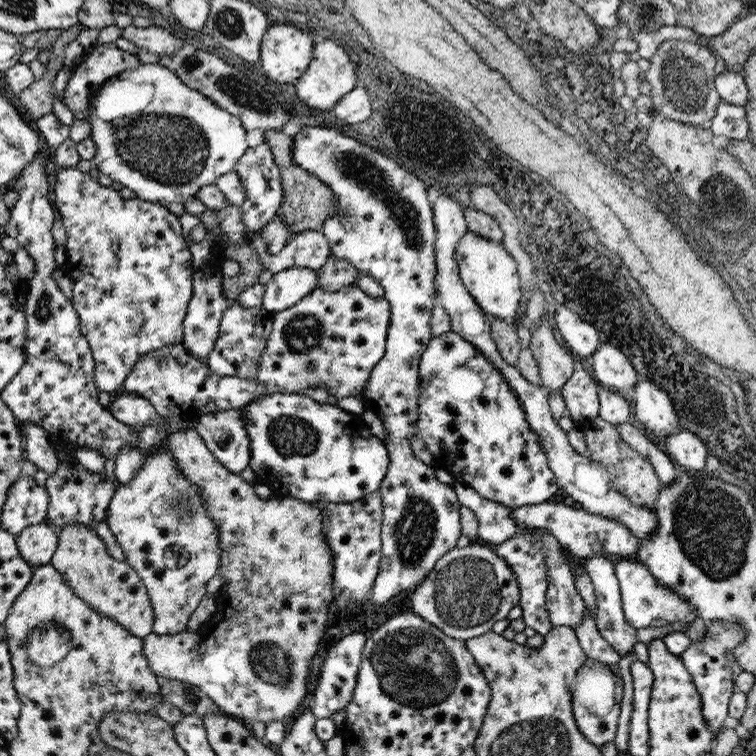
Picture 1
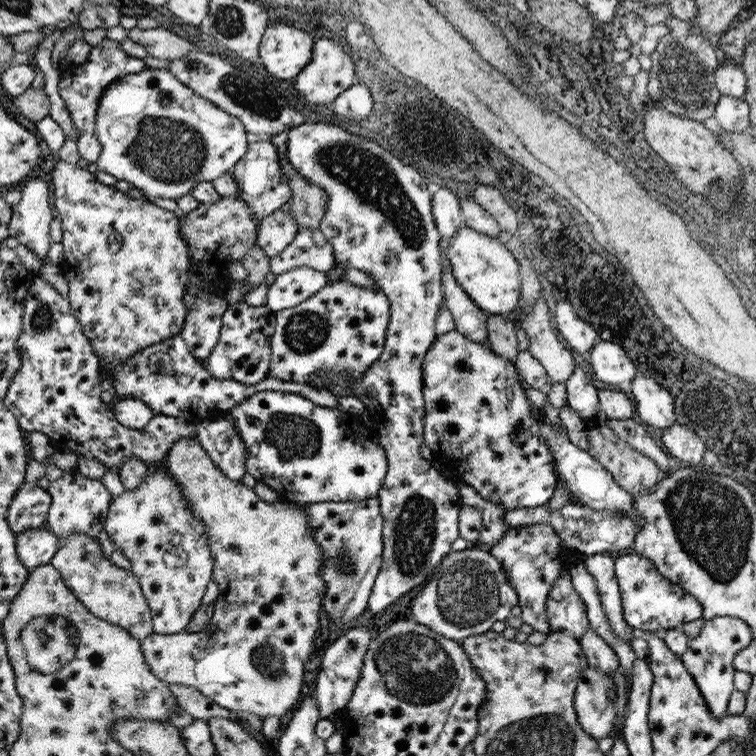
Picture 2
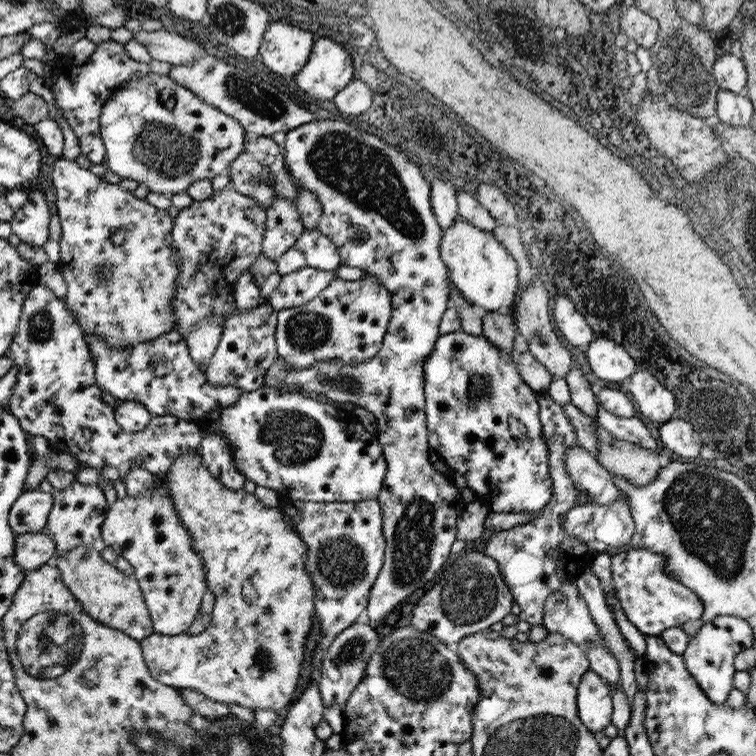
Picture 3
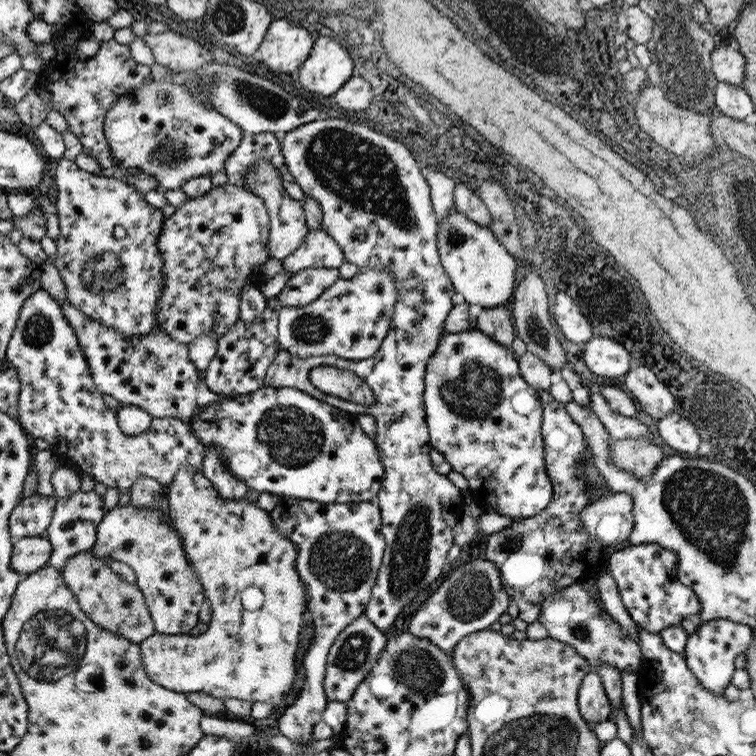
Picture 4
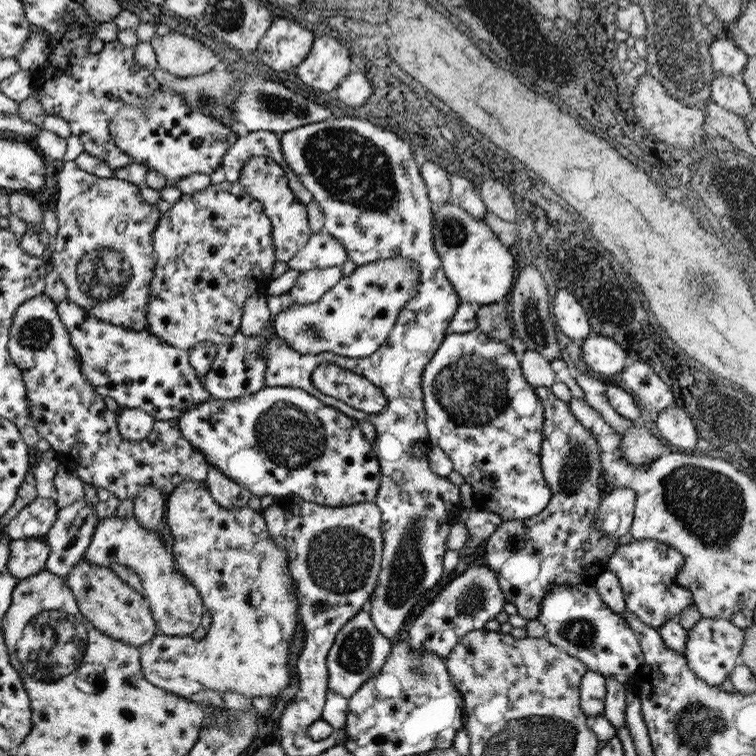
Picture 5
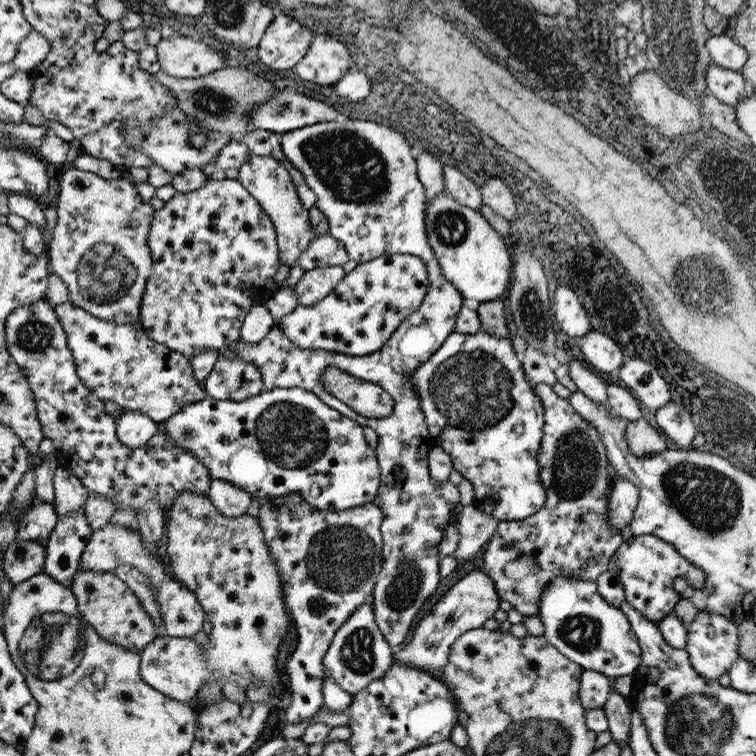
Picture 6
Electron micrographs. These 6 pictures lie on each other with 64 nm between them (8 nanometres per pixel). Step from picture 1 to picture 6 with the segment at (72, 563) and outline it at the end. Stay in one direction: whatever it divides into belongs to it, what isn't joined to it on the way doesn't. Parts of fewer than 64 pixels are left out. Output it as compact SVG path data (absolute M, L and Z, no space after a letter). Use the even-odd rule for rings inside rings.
M79 568L79 572L73 576L71 590L77 598L81 620L87 622L91 630L103 638L103 642L113 642L121 648L141 652L157 638L155 622L151 622L147 610L143 610L143 602L139 602L139 598L135 598L135 592L113 572L93 572Z

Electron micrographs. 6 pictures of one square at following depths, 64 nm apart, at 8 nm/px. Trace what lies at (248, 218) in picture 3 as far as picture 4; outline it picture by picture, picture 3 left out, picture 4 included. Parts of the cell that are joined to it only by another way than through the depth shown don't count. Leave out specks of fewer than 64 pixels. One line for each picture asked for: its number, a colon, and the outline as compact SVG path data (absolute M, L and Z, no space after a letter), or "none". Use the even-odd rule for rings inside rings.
4: M223 184L221 188L211 188L209 192L205 192L203 196L199 198L187 198L187 202L183 202L169 218L165 218L165 224L163 224L163 232L159 234L159 252L163 252L163 292L159 294L159 304L157 304L157 314L155 314L155 320L157 320L157 326L159 326L159 332L165 334L167 338L171 338L173 342L177 344L183 344L183 346L189 346L193 340L197 340L199 336L203 334L213 334L217 340L223 338L227 334L227 330L231 330L237 320L239 320L239 300L241 296L247 292L247 288L261 288L263 286L263 280L261 280L261 266L271 258L269 252L267 252L267 236L269 236L269 214L267 214L267 208L263 204L261 198L257 198L255 194L249 194L247 190L241 190L241 188L235 188L231 184Z

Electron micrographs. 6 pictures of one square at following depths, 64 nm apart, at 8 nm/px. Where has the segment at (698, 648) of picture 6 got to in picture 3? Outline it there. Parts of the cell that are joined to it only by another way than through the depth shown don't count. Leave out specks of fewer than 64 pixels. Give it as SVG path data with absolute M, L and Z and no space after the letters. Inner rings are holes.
M719 616L711 622L705 622L691 642L687 644L687 650L683 652L683 660L691 676L697 680L699 688L717 704L723 706L727 702L729 692L733 690L733 670L731 662L735 662L735 656L739 656L743 650L753 646L753 630L747 622L731 618L731 616Z

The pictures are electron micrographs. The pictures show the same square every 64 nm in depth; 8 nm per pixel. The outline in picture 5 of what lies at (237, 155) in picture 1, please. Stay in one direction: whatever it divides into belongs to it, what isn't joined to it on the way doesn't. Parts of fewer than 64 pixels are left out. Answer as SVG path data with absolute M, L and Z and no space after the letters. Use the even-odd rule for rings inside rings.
M161 88L141 106L131 108L131 104L127 104L121 108L113 116L109 132L115 146L127 154L133 164L143 164L147 170L155 170L163 176L167 180L165 188L175 188L177 180L191 174L209 176L213 168L221 168L223 156L227 156L237 136L227 126L219 124L219 120L211 120L207 114L191 110L185 100L169 88Z

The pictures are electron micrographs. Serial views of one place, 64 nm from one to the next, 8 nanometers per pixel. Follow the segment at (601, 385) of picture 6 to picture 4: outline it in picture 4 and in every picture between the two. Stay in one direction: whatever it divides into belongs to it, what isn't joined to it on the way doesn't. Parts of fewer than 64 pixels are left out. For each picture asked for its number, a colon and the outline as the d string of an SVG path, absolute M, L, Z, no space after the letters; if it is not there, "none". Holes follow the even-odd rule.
4: M583 384L587 390L589 390L589 406L591 410L599 416L599 420L603 422L603 426L607 428L607 432L611 434L613 440L627 440L627 438L645 438L649 440L649 432L647 428L637 420L637 418L627 418L627 416L621 416L617 412L613 412L609 408L609 402L601 396L601 386L597 384Z
5: M573 372L573 376L575 376L575 382L579 384L579 388L581 388L583 394L585 394L583 398L617 430L617 434L623 436L629 428L635 426L635 422L625 420L623 416L619 416L619 414L613 410L613 406L609 404L609 400L607 400L607 384L601 384L599 380L591 378L589 372L583 372L583 374Z

